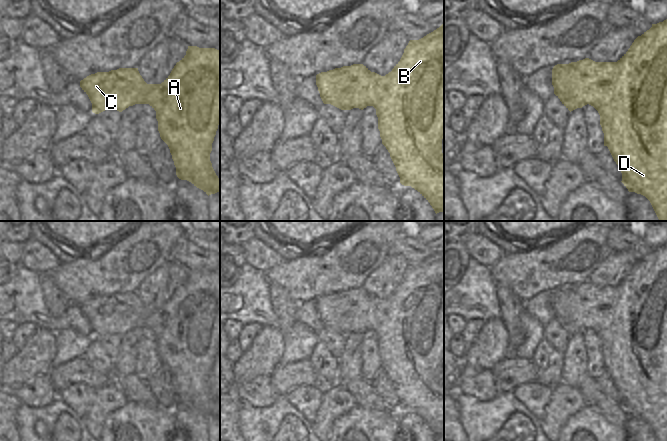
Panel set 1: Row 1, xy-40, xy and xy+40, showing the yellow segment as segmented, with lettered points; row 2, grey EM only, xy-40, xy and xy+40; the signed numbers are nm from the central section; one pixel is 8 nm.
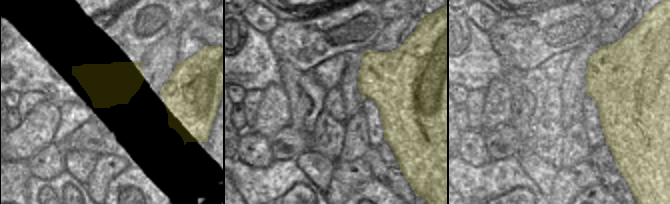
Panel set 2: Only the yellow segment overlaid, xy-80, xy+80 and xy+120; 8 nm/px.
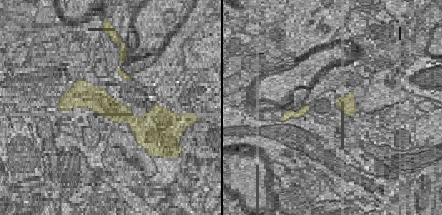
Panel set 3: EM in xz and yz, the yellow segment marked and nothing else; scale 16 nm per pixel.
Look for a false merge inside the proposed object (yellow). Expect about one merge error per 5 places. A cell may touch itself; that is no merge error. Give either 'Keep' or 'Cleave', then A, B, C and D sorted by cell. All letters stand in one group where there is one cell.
Keep. Groups: A B C D.

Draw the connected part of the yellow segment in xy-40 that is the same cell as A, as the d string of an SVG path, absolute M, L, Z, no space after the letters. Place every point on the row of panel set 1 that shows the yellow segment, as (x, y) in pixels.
M188 46L186 55L176 63L161 84L147 84L138 68L119 68L97 72L80 81L92 103L92 112L122 112L135 104L149 104L156 111L158 131L168 145L176 175L191 182L208 196L220 191L220 179L210 161L212 143L220 124L220 51Z

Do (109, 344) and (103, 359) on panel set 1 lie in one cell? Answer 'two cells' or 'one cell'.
two cells

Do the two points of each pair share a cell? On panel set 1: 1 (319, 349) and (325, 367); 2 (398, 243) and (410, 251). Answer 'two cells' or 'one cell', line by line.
1: one cell
2: one cell

